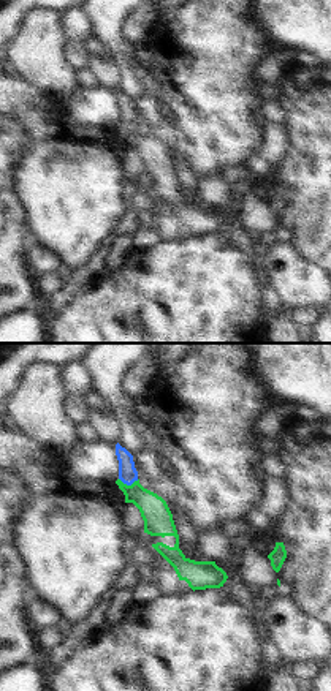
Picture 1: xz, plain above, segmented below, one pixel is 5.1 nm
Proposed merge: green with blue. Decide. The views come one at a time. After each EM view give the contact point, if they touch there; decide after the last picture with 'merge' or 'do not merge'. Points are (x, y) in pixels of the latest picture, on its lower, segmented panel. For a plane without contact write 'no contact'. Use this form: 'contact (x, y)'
contact (129, 486)

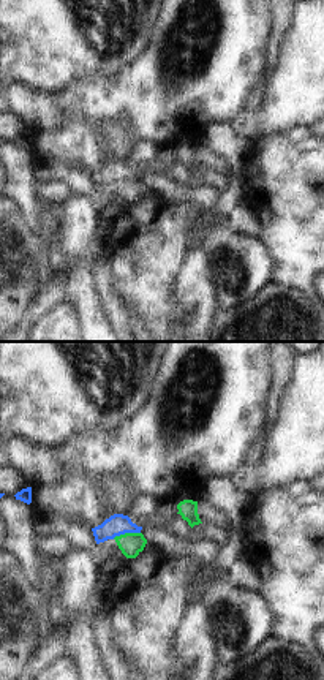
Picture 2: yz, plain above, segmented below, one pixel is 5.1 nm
contact (125, 533)

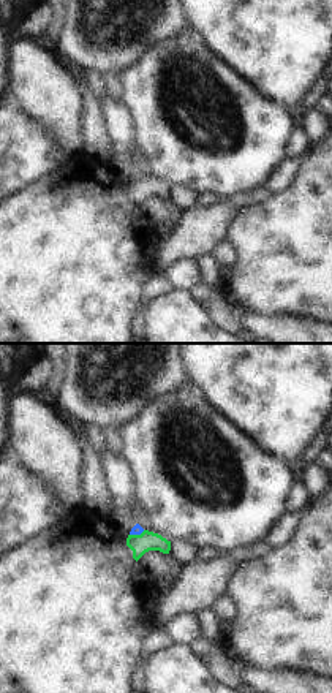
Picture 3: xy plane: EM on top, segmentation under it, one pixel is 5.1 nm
contact (136, 535)

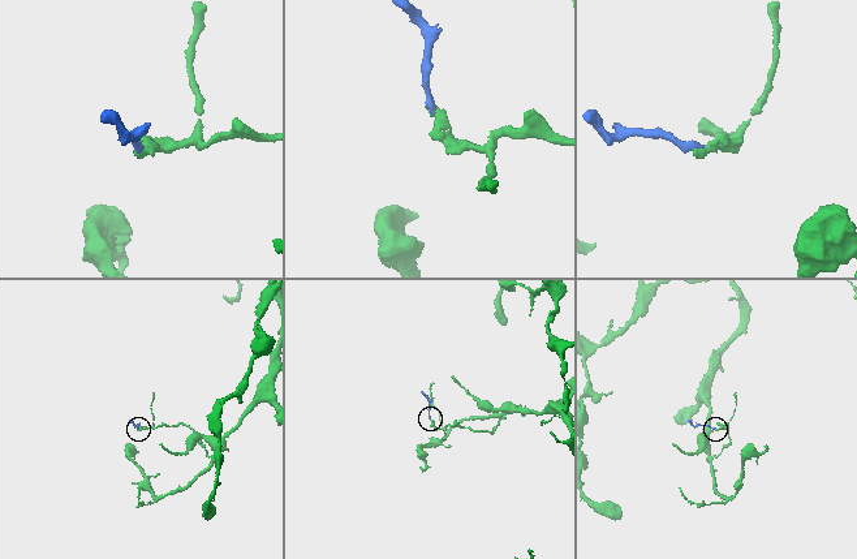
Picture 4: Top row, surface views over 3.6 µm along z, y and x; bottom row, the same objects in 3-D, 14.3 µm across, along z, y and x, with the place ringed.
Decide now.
do not merge

